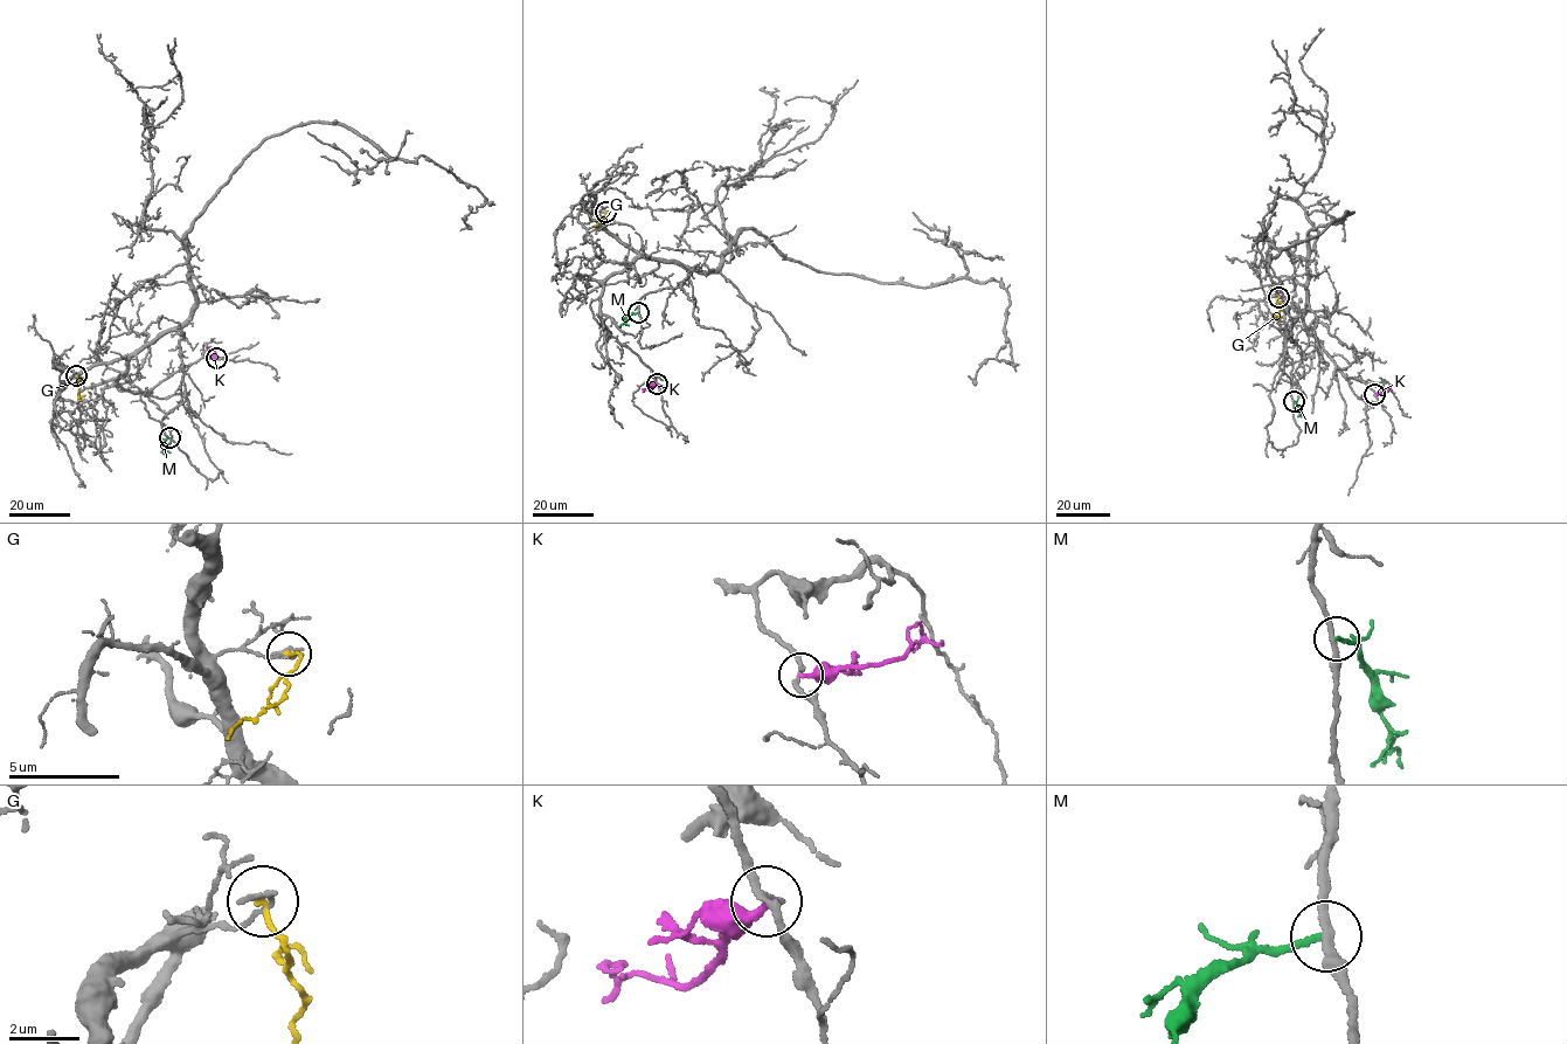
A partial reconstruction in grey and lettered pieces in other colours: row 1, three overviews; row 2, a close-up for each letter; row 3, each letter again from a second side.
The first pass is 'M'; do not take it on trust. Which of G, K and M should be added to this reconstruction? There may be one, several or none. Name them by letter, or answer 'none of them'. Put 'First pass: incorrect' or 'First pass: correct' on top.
First pass: incorrect
none of them

